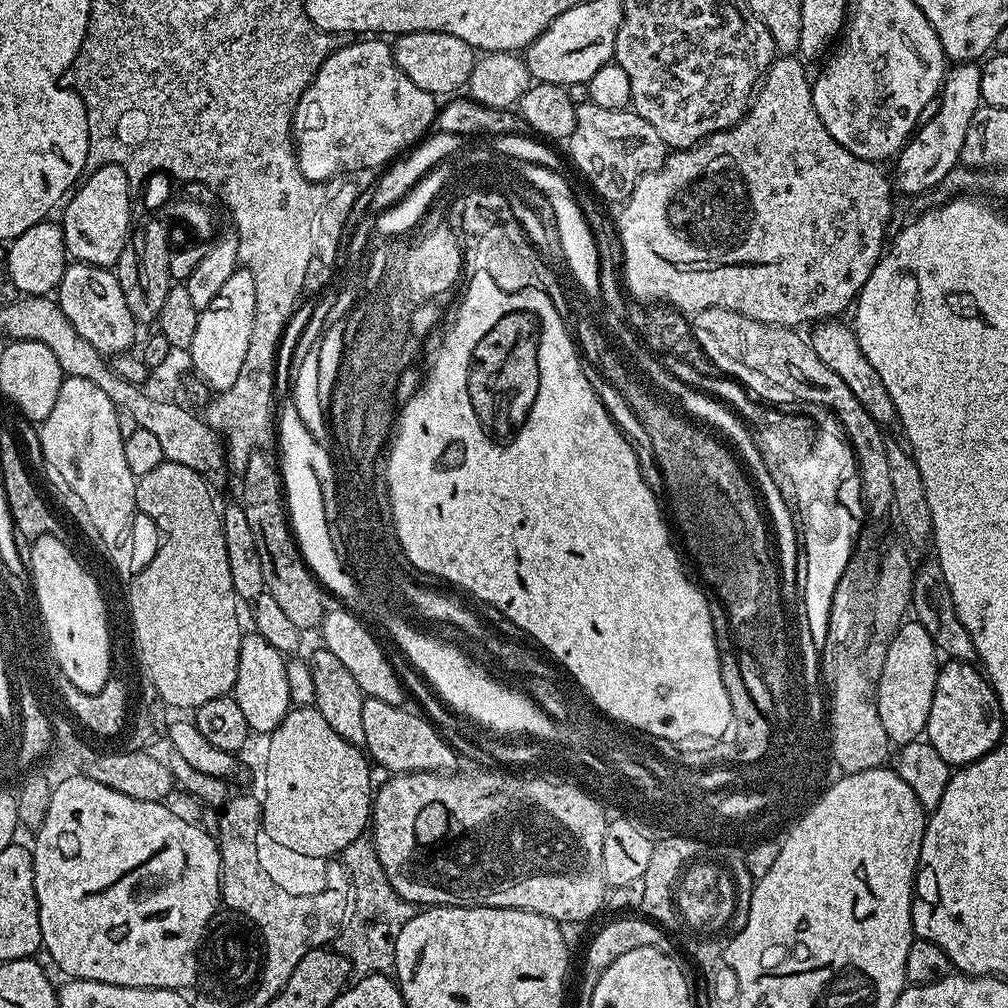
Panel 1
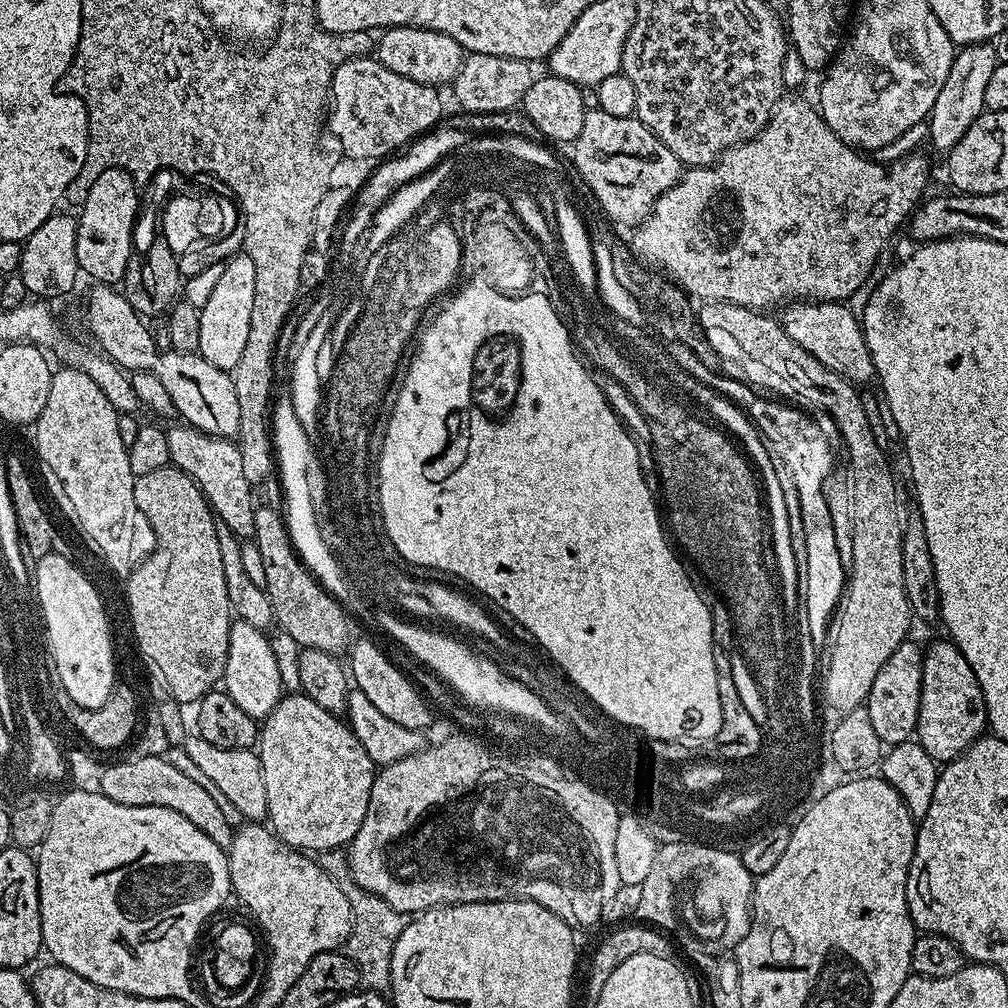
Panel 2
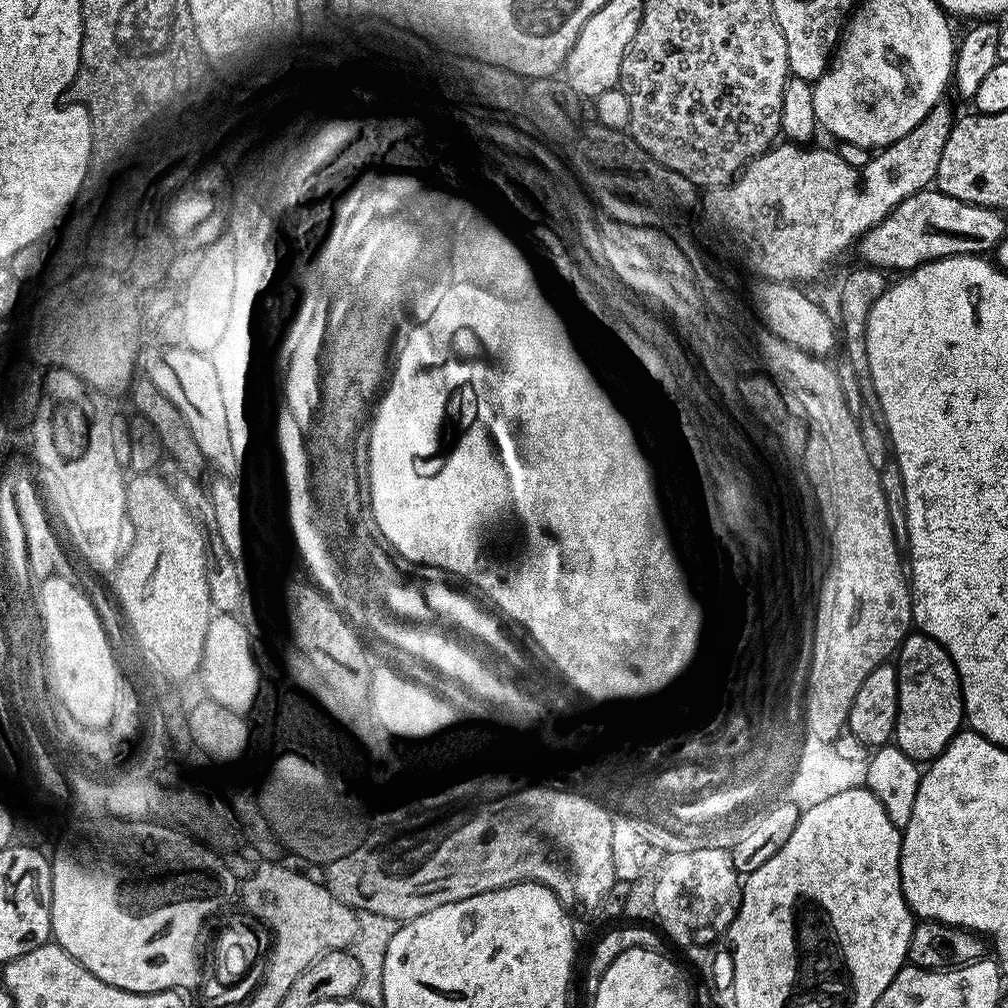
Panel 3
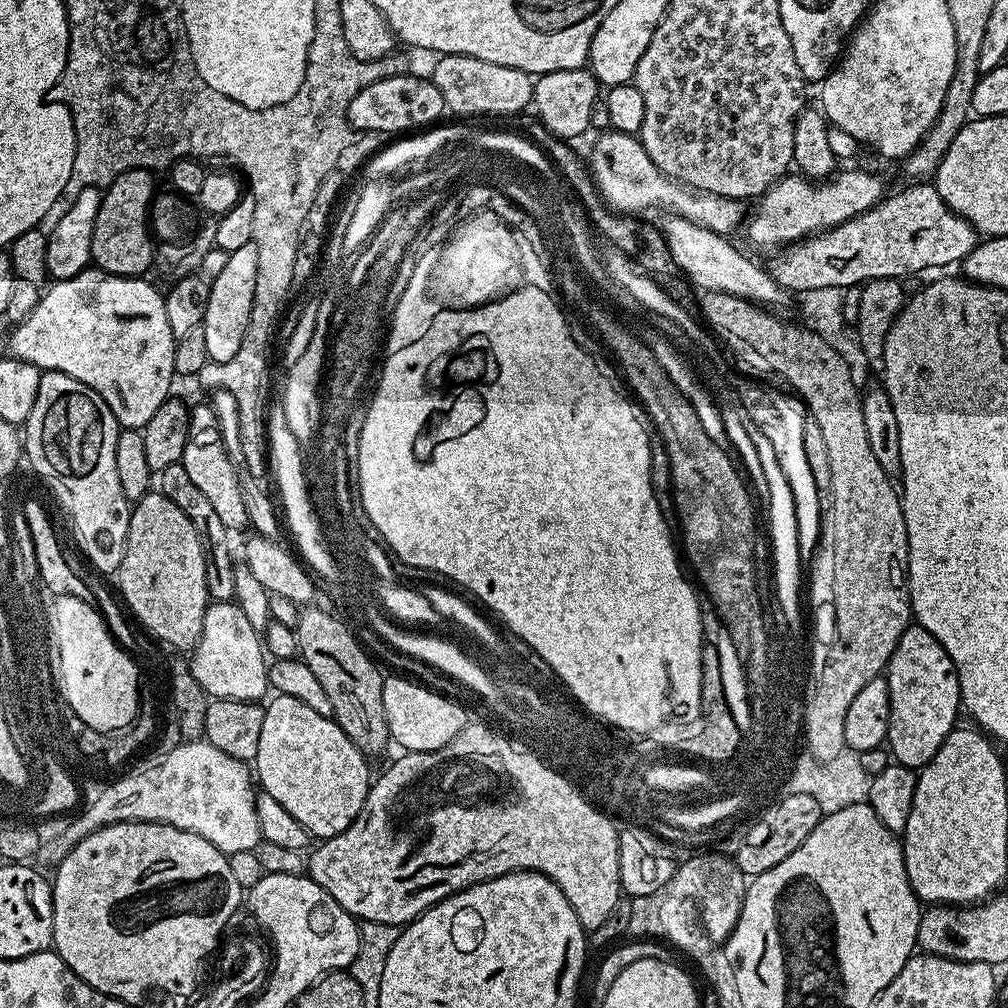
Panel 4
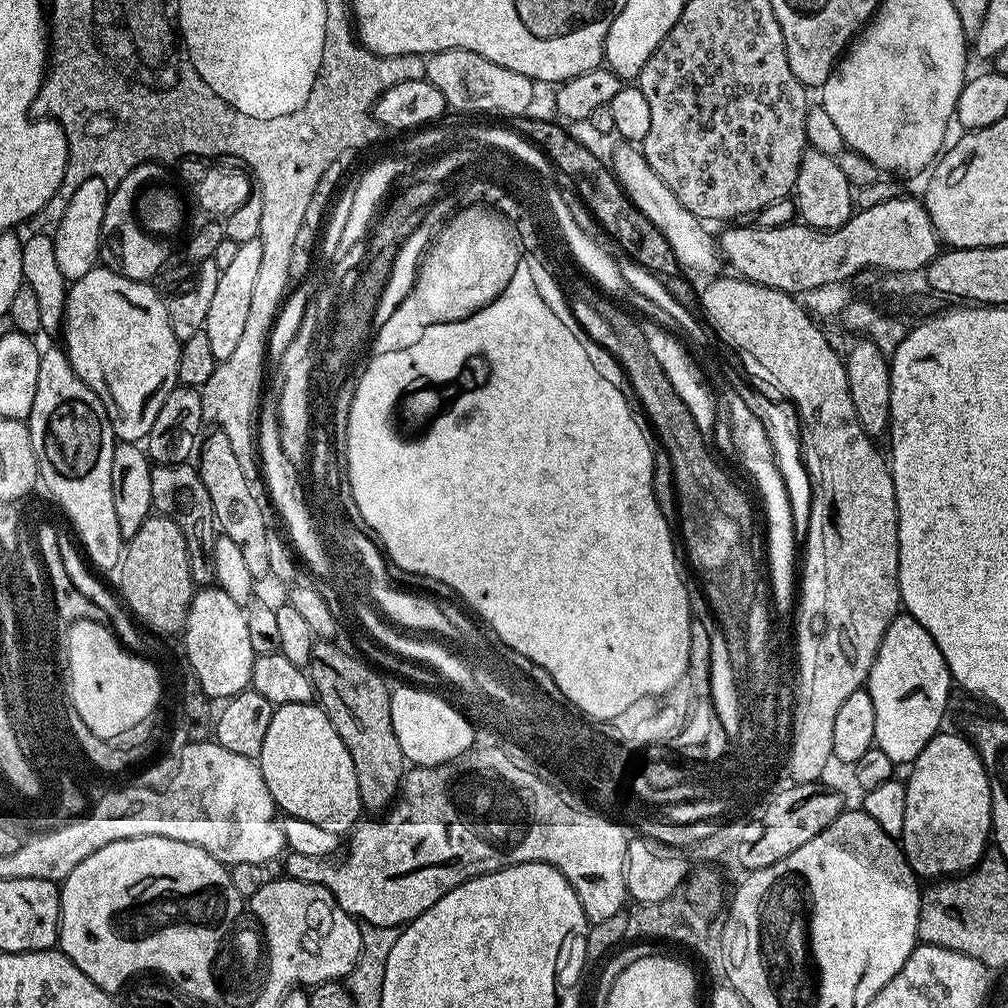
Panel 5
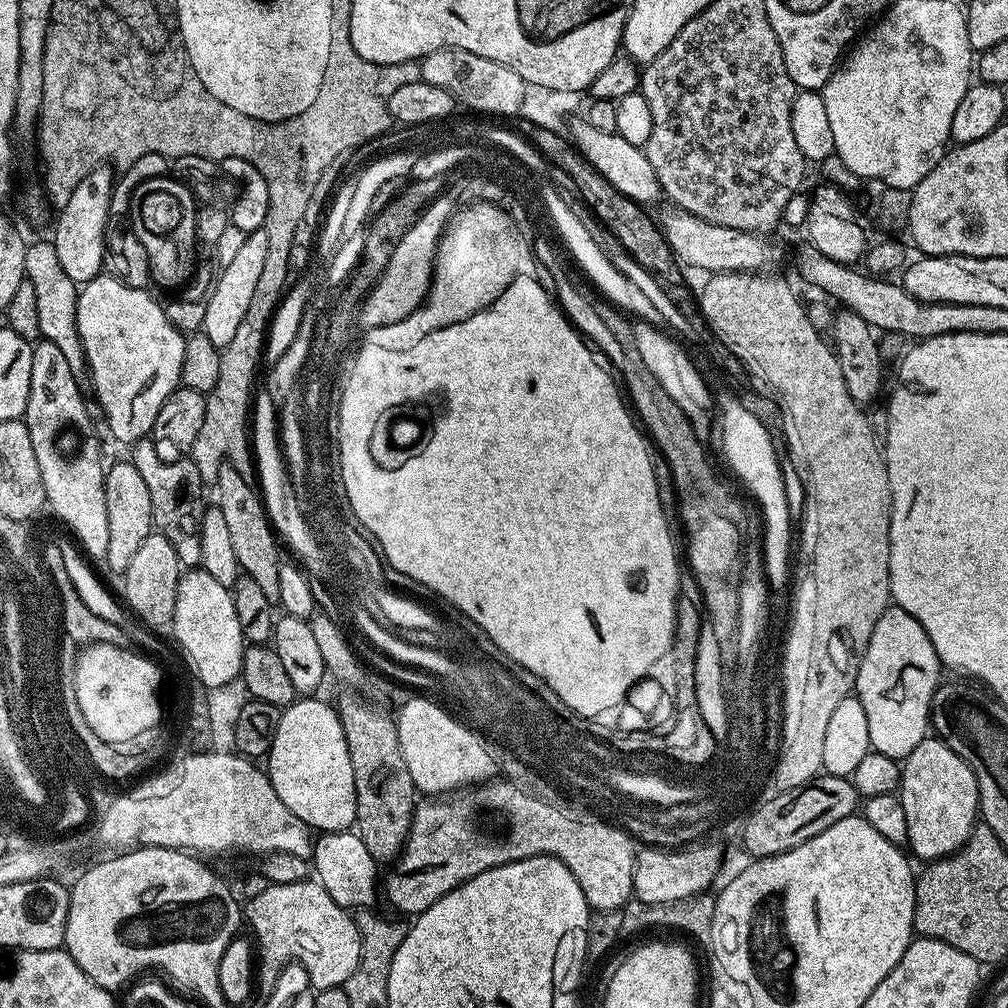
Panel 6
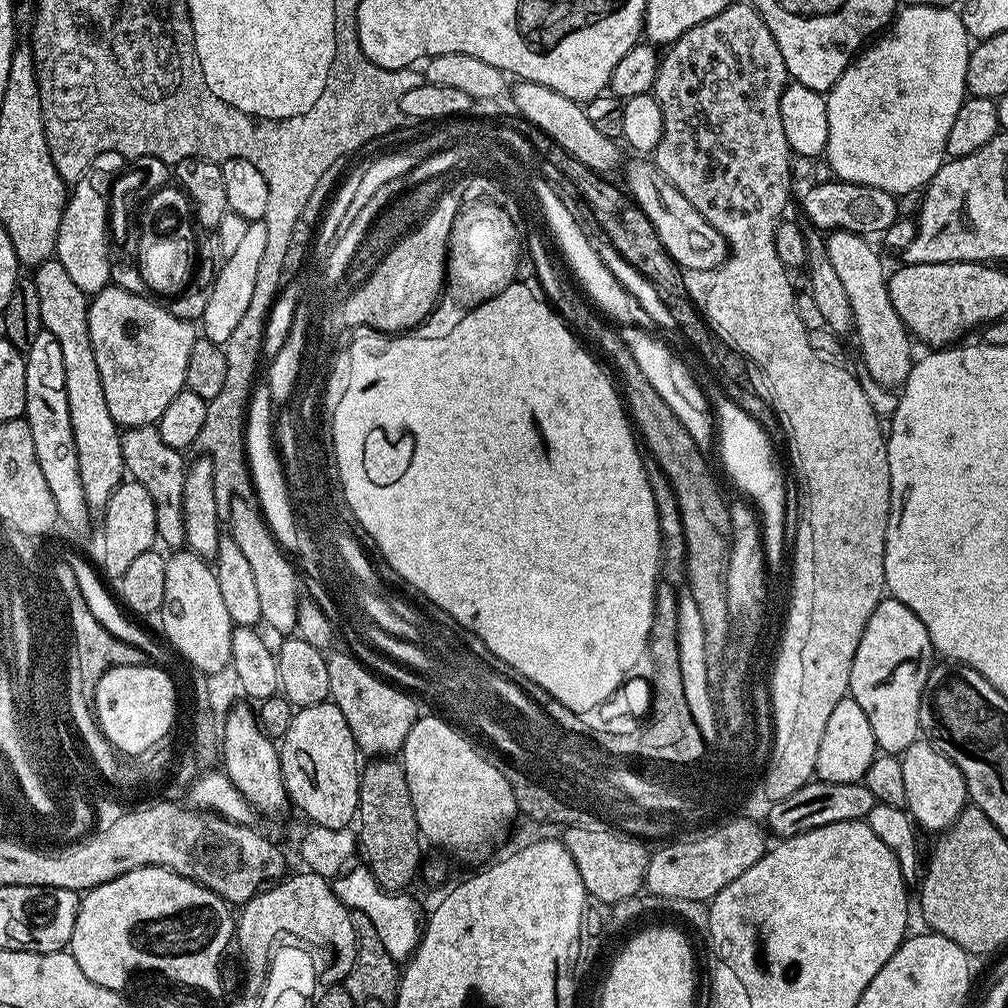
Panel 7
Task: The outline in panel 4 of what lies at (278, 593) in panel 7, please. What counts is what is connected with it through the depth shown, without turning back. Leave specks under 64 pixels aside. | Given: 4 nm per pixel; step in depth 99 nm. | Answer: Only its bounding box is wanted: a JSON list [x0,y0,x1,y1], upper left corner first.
[182,402,249,530]

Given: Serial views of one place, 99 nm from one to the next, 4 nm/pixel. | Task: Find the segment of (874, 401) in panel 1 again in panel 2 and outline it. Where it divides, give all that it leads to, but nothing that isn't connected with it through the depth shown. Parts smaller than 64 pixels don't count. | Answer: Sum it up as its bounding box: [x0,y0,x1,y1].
[778,300,876,386]

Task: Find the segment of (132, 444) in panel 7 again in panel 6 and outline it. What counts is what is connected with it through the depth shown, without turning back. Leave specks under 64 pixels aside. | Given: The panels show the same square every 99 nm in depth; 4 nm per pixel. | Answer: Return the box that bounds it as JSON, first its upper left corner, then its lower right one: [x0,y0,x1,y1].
[130,438,206,570]

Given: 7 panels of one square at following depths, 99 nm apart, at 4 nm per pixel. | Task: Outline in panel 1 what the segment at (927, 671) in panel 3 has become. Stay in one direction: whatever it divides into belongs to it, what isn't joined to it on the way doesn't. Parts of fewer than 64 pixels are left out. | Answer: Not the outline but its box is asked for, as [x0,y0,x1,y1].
[926,660,1006,766]

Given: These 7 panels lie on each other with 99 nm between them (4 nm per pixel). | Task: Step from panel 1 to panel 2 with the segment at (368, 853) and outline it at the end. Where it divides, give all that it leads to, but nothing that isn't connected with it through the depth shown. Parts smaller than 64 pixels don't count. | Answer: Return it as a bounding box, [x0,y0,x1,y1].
[318,852,409,993]

